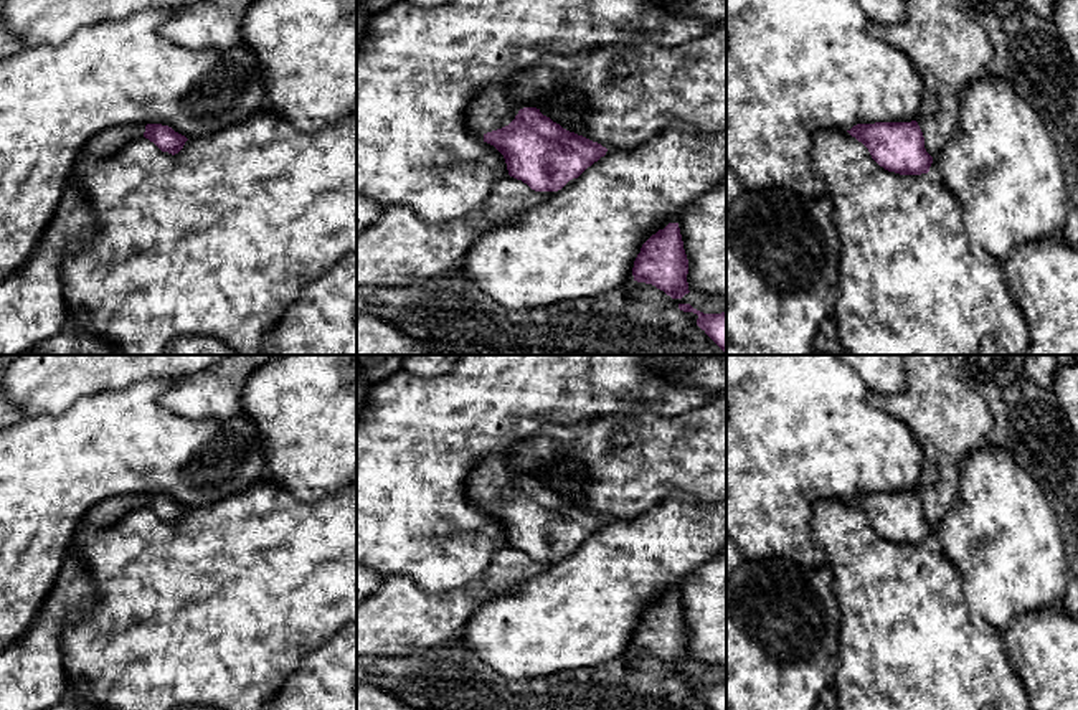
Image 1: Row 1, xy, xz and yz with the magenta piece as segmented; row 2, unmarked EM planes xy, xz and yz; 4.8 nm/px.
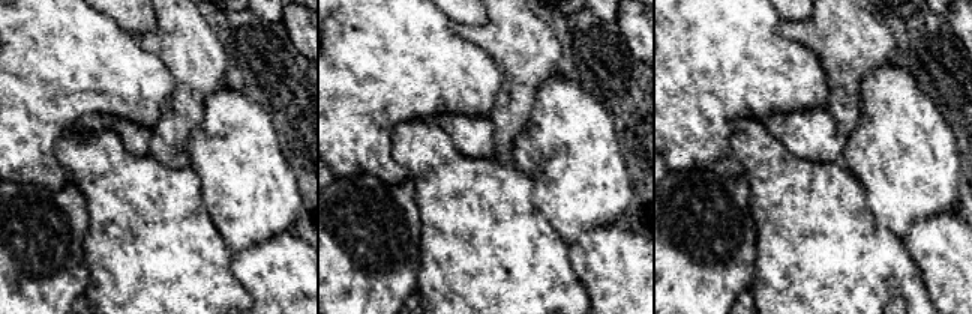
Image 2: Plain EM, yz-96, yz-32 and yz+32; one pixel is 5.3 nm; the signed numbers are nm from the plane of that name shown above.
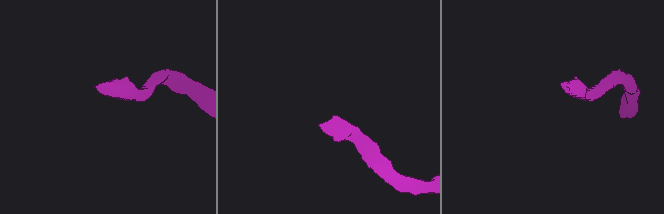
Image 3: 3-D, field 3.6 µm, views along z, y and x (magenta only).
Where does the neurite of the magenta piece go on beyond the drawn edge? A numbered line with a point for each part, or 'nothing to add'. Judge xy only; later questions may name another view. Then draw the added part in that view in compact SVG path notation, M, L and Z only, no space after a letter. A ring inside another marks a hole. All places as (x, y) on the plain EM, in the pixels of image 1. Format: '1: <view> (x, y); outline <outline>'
1: xy (104, 514); outline M139 492L102 500L87 510L83 522L87 527L111 527L114 522L122 520L127 514L144 507L145 495L147 494Z

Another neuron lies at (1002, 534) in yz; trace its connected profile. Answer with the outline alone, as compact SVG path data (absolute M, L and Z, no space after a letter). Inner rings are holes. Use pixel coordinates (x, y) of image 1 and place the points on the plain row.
M991 443L962 459L959 494L936 528L936 548L957 566L969 608L999 632L1007 631L1017 616L1061 606L1066 596L1070 571L1055 510L1010 452Z

